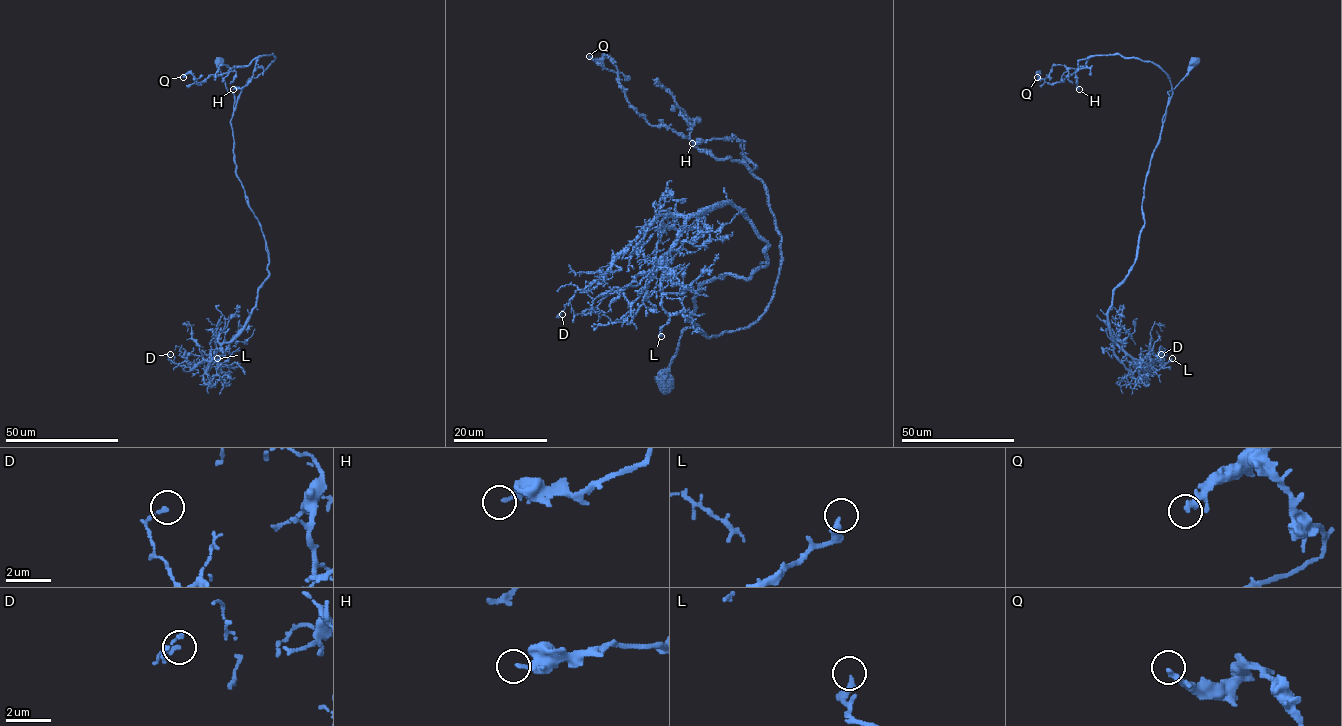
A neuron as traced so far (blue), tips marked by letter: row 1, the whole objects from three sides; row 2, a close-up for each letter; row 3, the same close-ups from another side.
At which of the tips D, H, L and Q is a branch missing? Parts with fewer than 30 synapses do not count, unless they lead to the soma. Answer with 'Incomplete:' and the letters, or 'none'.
Incomplete: none

